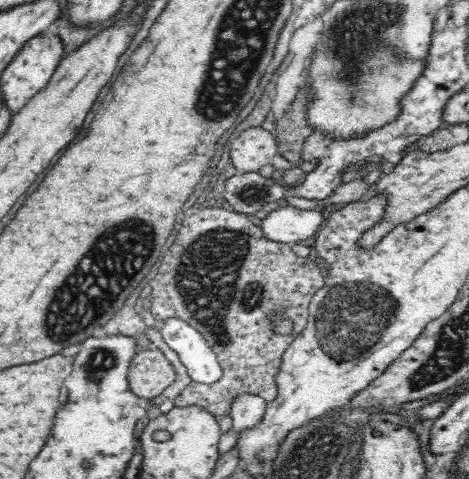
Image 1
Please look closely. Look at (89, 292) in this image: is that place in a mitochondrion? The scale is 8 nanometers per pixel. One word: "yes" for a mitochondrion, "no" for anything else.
yes

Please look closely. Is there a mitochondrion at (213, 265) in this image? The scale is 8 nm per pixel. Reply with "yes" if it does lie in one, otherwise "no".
yes

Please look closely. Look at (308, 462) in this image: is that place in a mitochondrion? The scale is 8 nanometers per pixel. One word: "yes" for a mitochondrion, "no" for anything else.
yes

